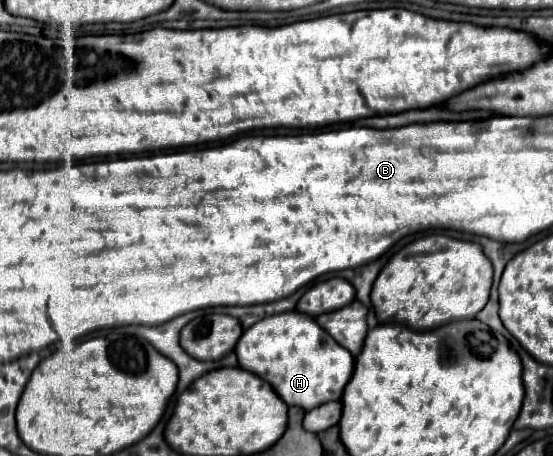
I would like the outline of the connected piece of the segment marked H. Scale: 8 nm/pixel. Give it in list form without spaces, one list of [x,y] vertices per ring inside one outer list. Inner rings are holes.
[[[284,312],[268,316],[250,326],[236,344],[240,368],[262,376],[274,392],[288,404],[304,410],[330,400],[340,400],[354,370],[354,356],[346,352],[328,332],[302,312]]]

